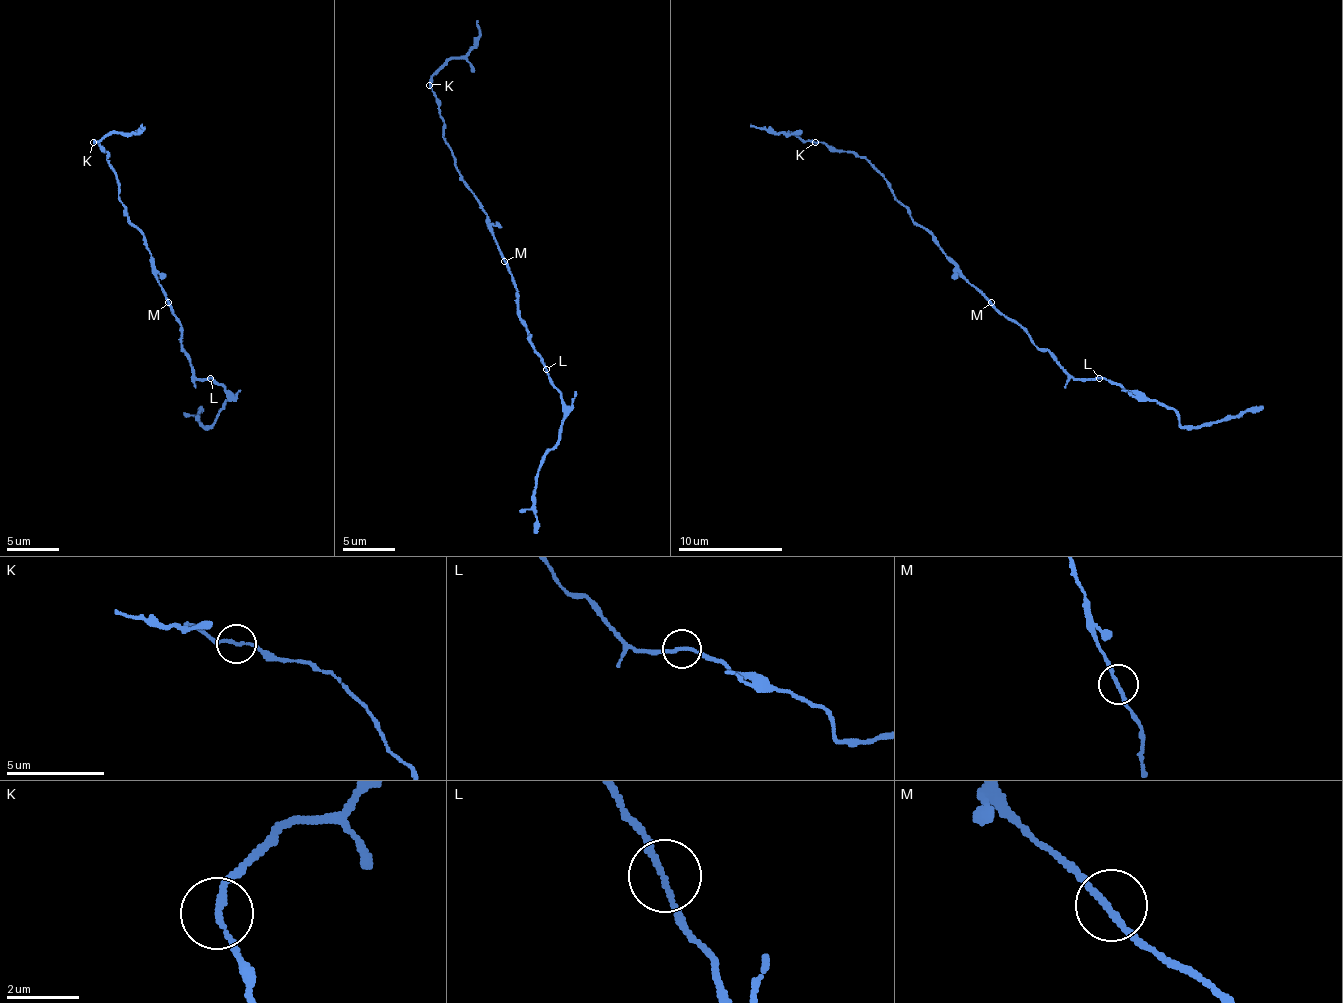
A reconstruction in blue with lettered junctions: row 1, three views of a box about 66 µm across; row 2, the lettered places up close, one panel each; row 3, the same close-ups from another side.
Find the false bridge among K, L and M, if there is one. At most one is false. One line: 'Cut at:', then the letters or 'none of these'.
Cut at: K

